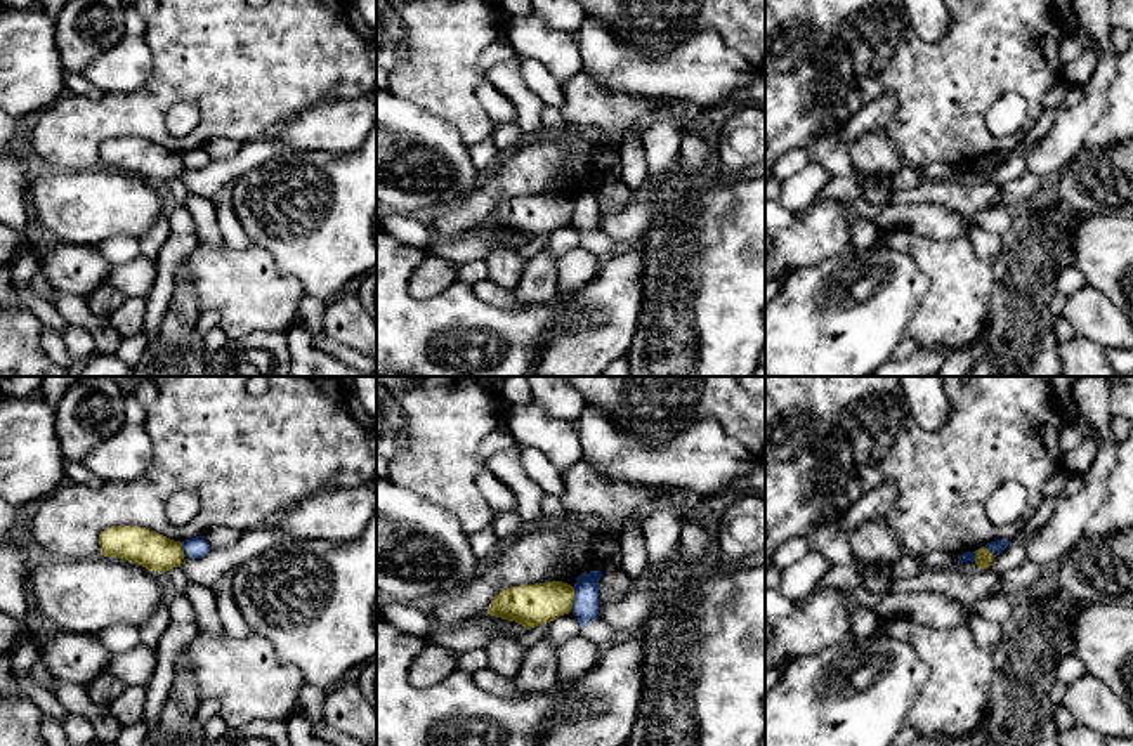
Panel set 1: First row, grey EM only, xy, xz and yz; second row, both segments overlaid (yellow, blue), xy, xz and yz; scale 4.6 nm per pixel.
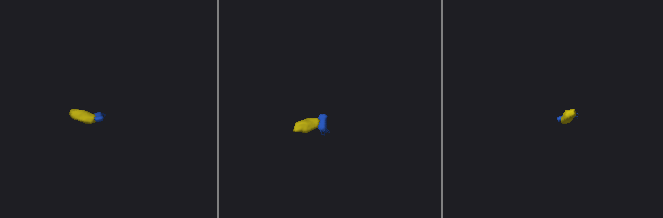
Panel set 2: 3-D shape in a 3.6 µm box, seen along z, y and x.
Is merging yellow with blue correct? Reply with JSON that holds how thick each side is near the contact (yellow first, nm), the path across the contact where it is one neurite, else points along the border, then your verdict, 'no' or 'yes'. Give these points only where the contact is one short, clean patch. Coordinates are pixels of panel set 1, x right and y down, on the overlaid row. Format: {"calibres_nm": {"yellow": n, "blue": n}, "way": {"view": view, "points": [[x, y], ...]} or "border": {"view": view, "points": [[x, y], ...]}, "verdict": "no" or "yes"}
{"calibres_nm": {"yellow": 190, "blue": 130}, "border": {"view": "xz", "points": [[575, 587], [569, 611]]}, "verdict": "no"}

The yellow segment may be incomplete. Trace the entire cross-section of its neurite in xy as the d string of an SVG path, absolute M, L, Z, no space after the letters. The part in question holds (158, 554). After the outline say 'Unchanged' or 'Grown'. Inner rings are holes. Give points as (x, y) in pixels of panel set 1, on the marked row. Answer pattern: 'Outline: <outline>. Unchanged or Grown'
Outline: M111 526L99 534L101 555L123 559L151 573L167 573L180 567L184 548L156 531L139 526Z. Unchanged

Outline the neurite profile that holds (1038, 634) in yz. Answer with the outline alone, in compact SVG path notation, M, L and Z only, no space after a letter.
M1022 590L1012 602L1013 611L1001 625L994 649L996 673L986 718L989 741L982 746L1058 746L1057 706L1050 689L1057 682L1058 661L1072 654L1072 618L1081 602L1062 590L1046 595Z

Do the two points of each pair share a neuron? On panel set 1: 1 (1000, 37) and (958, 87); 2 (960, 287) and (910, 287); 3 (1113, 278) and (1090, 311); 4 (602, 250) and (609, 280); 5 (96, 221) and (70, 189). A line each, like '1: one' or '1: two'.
1: one
2: two
3: two
4: two
5: one

